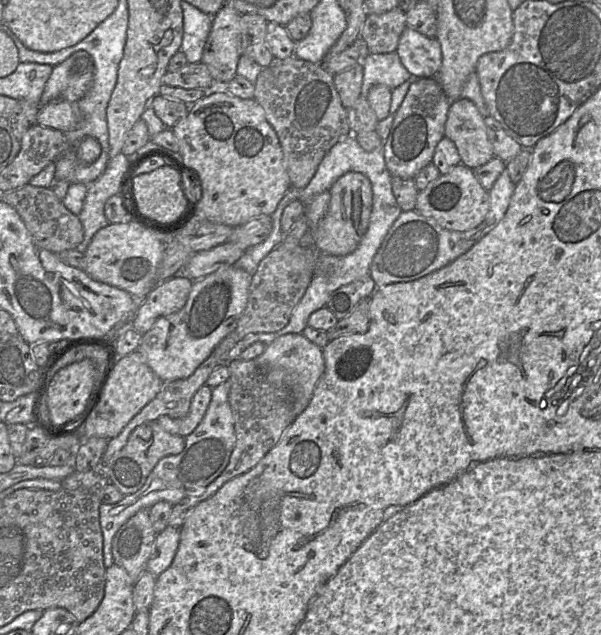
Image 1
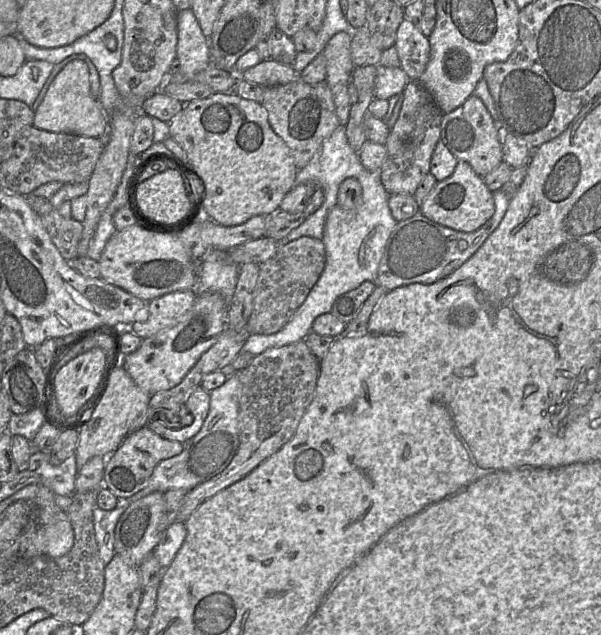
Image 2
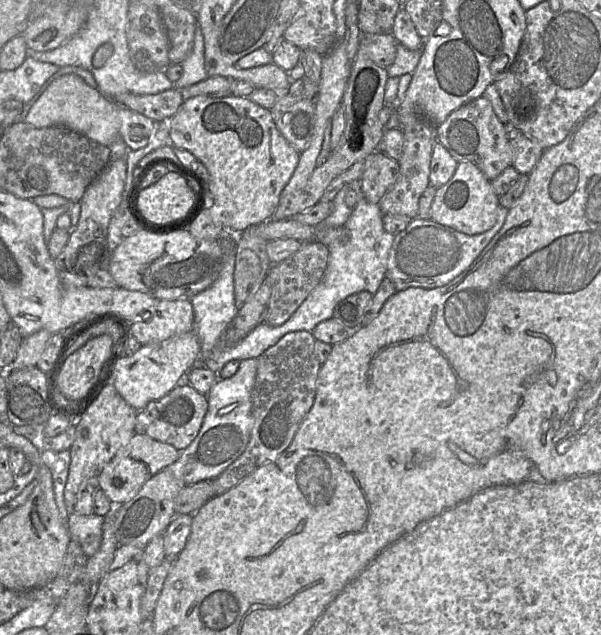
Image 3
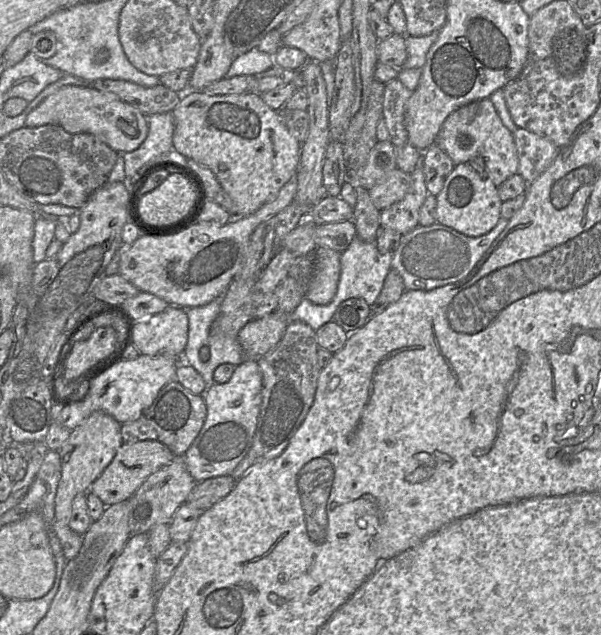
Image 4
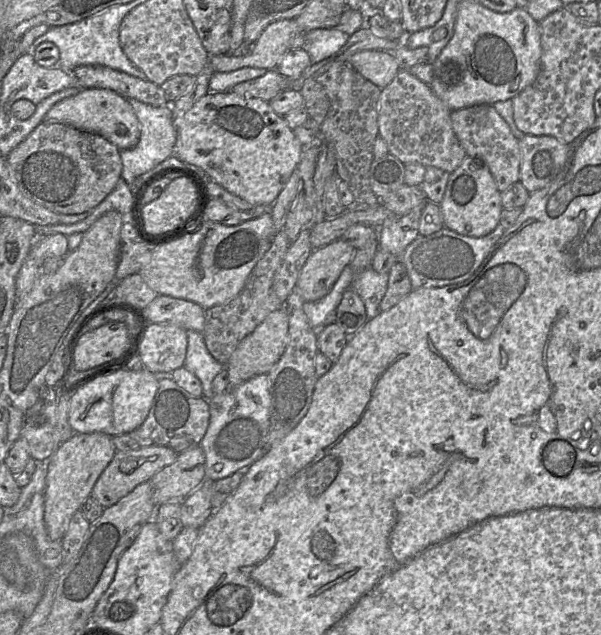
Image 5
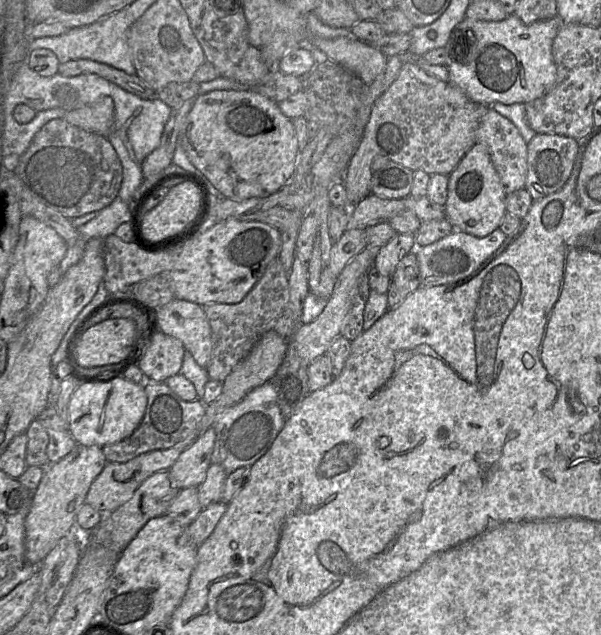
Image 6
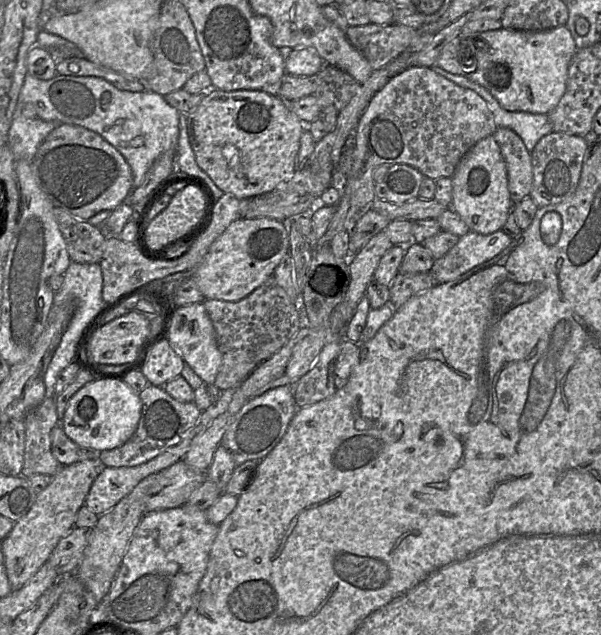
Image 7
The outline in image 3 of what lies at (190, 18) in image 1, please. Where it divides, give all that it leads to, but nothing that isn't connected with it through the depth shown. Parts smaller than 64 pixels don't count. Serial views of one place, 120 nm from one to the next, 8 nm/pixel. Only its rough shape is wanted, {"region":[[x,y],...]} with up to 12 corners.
{"region":[[198,25],[192,50],[181,65],[183,74],[174,83],[190,87],[208,77],[204,39]]}

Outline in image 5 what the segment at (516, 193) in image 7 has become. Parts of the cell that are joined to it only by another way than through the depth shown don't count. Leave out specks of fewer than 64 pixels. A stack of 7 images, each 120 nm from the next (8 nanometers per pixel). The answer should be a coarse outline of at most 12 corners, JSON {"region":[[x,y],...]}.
{"region":[[493,105],[451,112],[499,192],[520,181],[519,140]]}

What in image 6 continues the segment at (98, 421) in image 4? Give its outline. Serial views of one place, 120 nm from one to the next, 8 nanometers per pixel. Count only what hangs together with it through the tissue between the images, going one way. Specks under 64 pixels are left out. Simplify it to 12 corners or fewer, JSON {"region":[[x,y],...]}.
{"region":[[77,444],[44,469],[25,519],[25,557],[41,564],[106,463]]}

